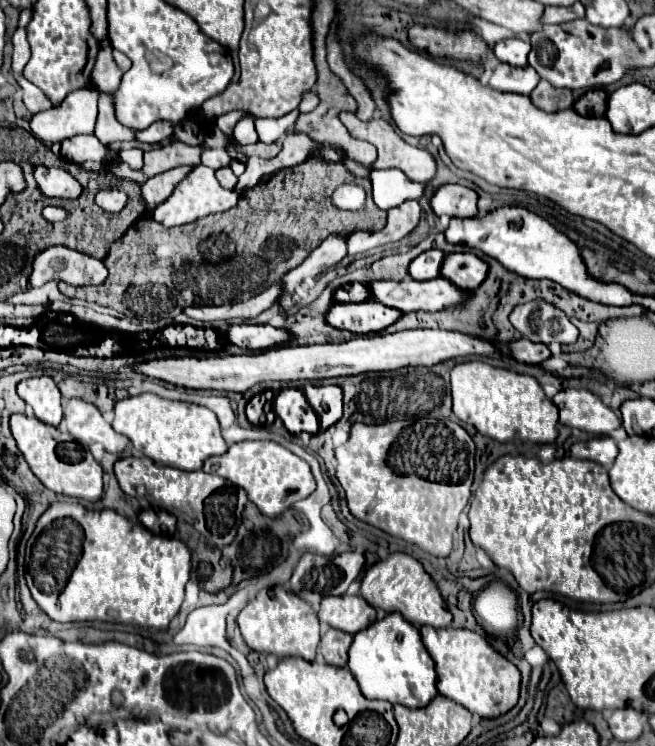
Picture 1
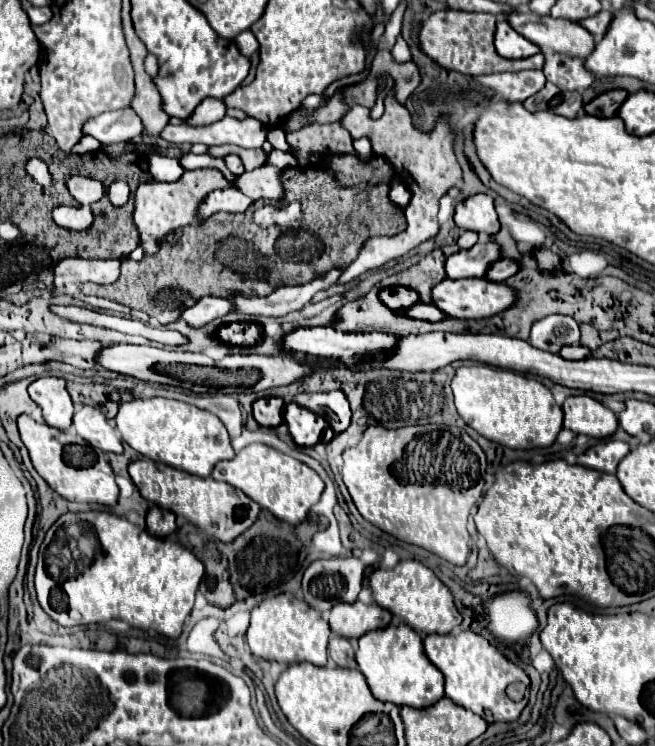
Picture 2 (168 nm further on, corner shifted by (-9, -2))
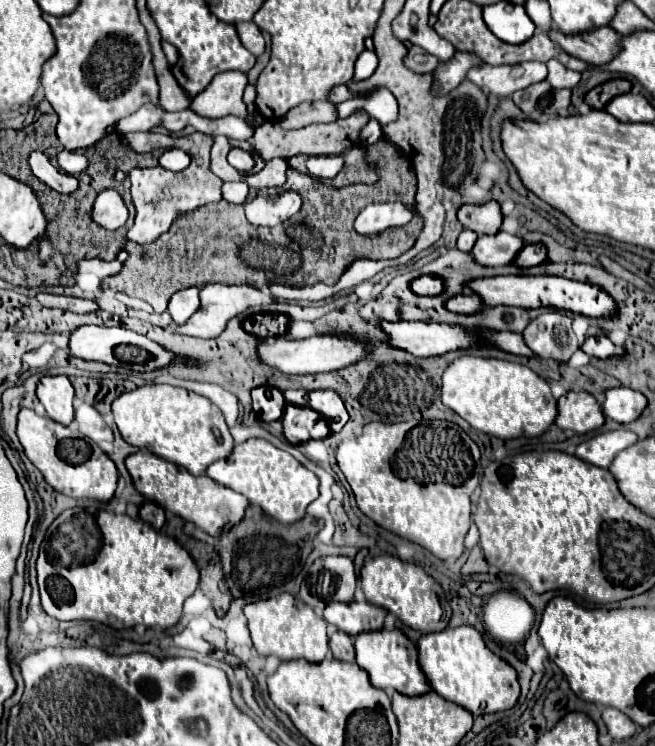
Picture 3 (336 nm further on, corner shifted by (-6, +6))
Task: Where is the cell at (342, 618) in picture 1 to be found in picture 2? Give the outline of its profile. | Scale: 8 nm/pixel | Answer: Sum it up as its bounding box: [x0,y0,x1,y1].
[329,602,391,640]

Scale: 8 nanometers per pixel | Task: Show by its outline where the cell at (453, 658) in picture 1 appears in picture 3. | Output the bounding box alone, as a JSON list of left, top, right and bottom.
[418,626,520,716]

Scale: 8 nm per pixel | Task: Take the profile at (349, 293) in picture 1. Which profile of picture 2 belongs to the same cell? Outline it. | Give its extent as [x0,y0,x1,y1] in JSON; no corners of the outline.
[379,286,417,310]

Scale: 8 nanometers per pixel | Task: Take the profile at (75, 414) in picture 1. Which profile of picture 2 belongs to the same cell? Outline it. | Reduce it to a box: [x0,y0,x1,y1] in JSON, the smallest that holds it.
[73,406,123,454]

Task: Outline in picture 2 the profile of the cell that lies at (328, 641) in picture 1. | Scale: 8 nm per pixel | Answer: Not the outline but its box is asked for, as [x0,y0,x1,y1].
[329,636,357,668]

